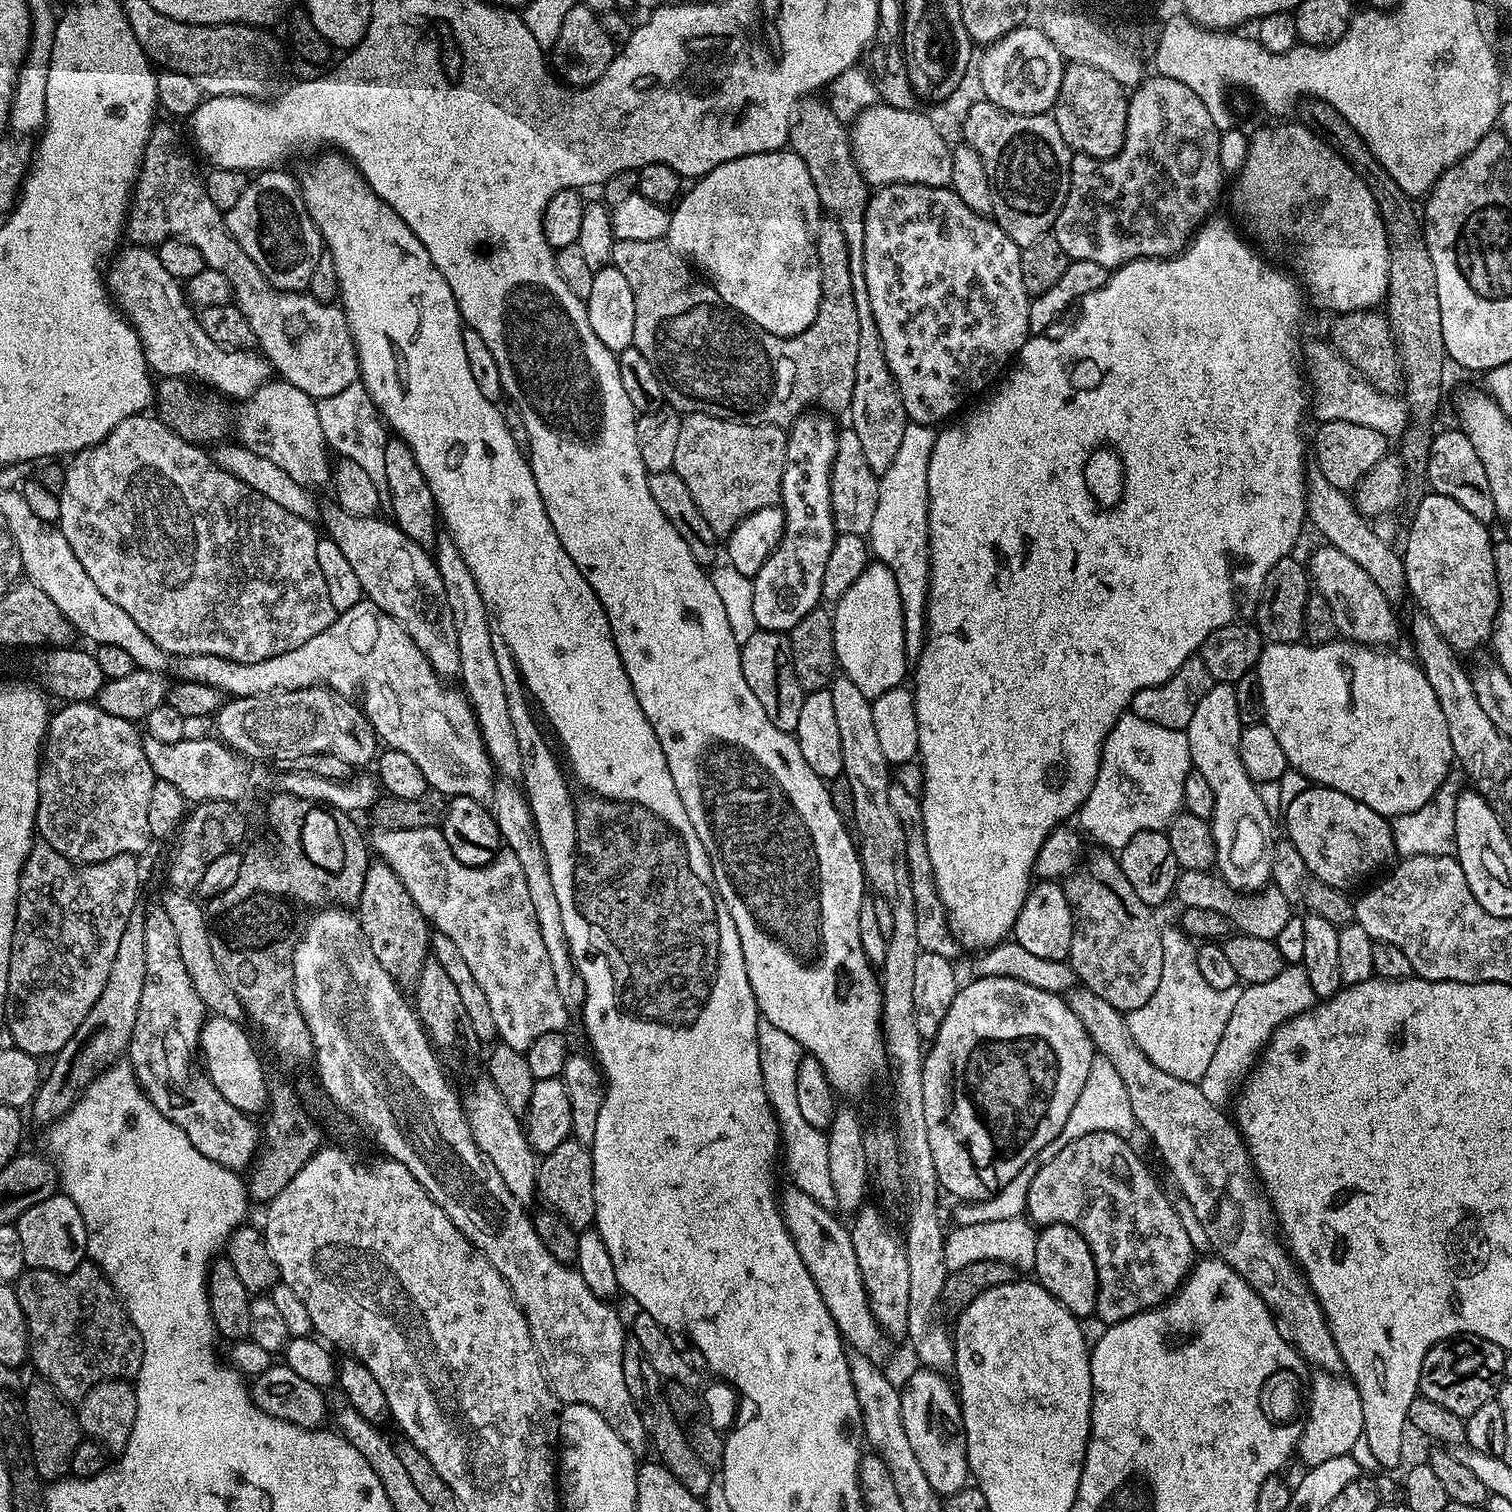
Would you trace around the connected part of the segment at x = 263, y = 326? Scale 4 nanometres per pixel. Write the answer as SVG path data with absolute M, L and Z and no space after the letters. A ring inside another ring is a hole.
M157 123L146 142L144 157L140 163L140 172L136 176L136 187L132 193L132 202L128 205L126 217L126 236L136 246L158 246L164 240L185 240L198 254L202 254L205 265L218 274L226 274L232 287L232 300L242 310L246 322L250 322L250 330L254 330L256 344L265 360L278 373L279 379L287 384L298 386L302 394L319 401L337 394L358 380L360 364L356 360L356 347L352 341L352 332L344 317L343 308L332 302L316 300L307 291L282 292L246 258L246 250L238 246L238 242L224 225L225 213L210 202L210 194L206 194L204 176L196 169L192 156L180 145L180 136L168 124Z

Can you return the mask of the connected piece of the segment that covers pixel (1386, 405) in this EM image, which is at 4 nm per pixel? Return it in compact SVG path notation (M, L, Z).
M1320 340L1305 343L1302 360L1306 365L1311 391L1317 392L1317 396L1314 396L1317 421L1358 422L1360 426L1370 426L1370 430L1378 430L1378 434L1389 438L1405 435L1404 427L1407 426L1408 420L1410 421L1410 411L1405 401L1399 395L1378 390L1351 362L1342 358L1331 343L1324 341L1323 344Z

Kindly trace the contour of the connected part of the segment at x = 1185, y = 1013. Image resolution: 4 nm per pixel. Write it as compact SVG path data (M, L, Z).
M1188 964L1188 972L1165 972L1162 970L1162 978L1158 982L1158 990L1146 1002L1146 1006L1138 1006L1138 1010L1127 1013L1128 1032L1132 1040L1158 1066L1158 1070L1166 1070L1166 1074L1174 1074L1174 1078L1182 1078L1186 1082L1195 1084L1203 1078L1206 1069L1209 1068L1210 1058L1214 1056L1214 1050L1218 1047L1218 1040L1222 1038L1220 1028L1226 1028L1224 1020L1230 1019L1228 1008L1234 1008L1238 1002L1241 989L1233 986L1230 988L1215 988L1206 982L1199 972L1199 966L1192 968Z

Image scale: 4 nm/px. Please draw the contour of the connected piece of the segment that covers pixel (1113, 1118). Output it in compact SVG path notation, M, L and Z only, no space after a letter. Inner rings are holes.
M1093 1059L1090 1074L1086 1078L1086 1086L1082 1086L1082 1094L1078 1094L1078 1102L1074 1102L1074 1110L1070 1110L1070 1118L1066 1118L1066 1126L1062 1126L1054 1142L1050 1142L1040 1151L1035 1163L1042 1165L1050 1162L1050 1158L1054 1158L1054 1154L1058 1154L1062 1146L1074 1142L1074 1138L1082 1138L1085 1134L1095 1132L1113 1132L1127 1137L1131 1128L1134 1128L1134 1121L1130 1110L1130 1094L1126 1092L1122 1078L1111 1068L1107 1060Z

